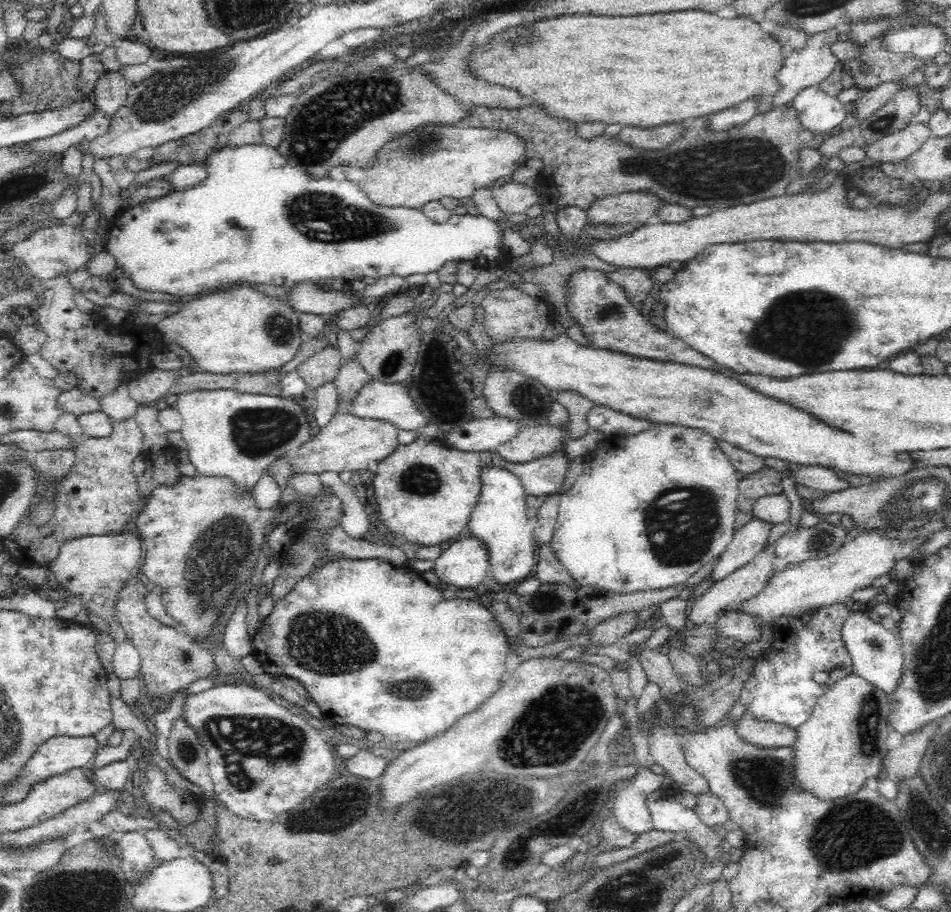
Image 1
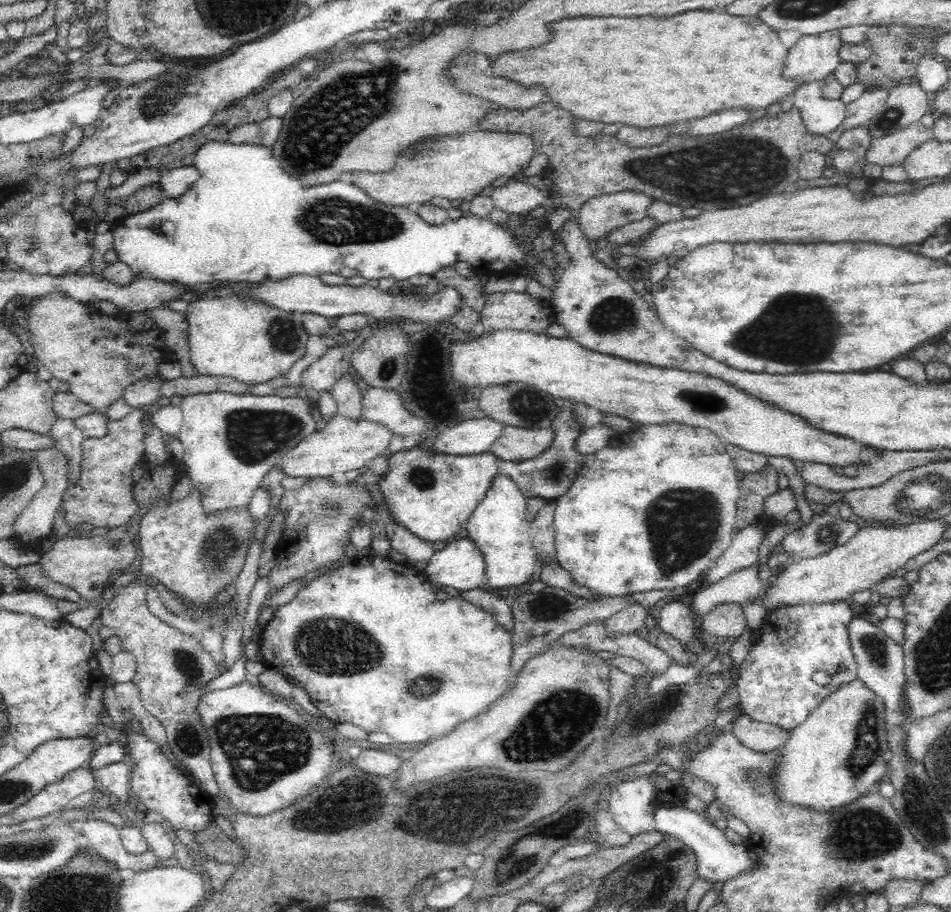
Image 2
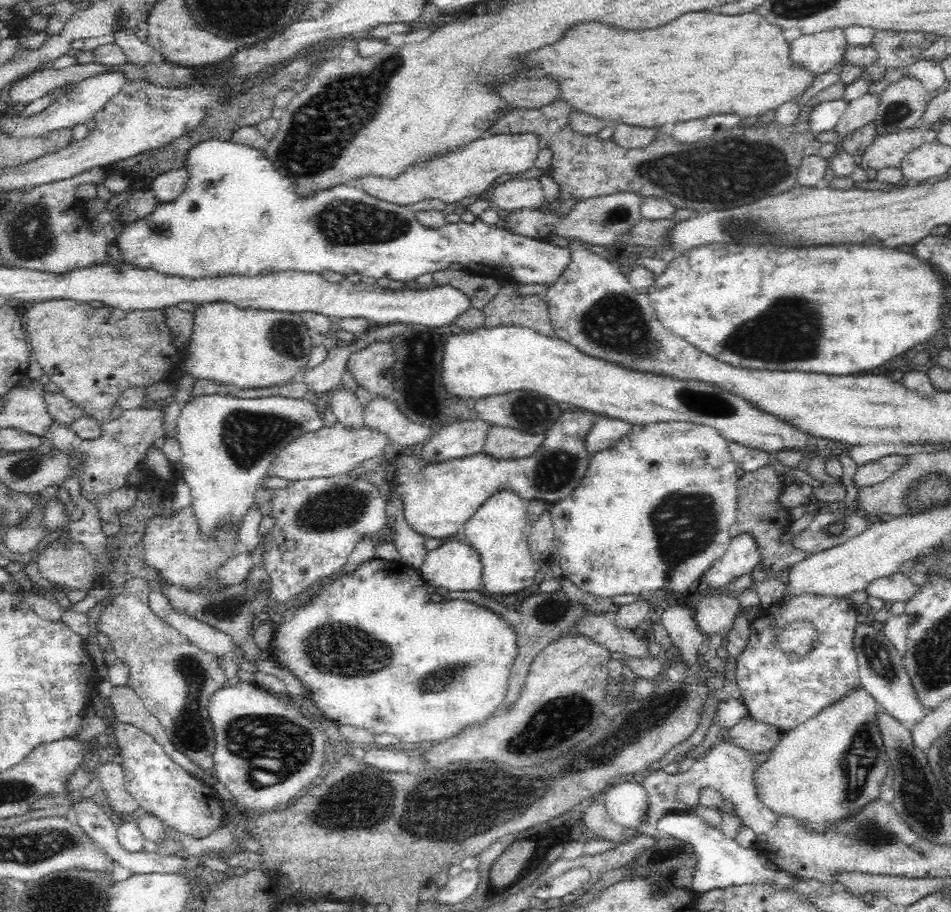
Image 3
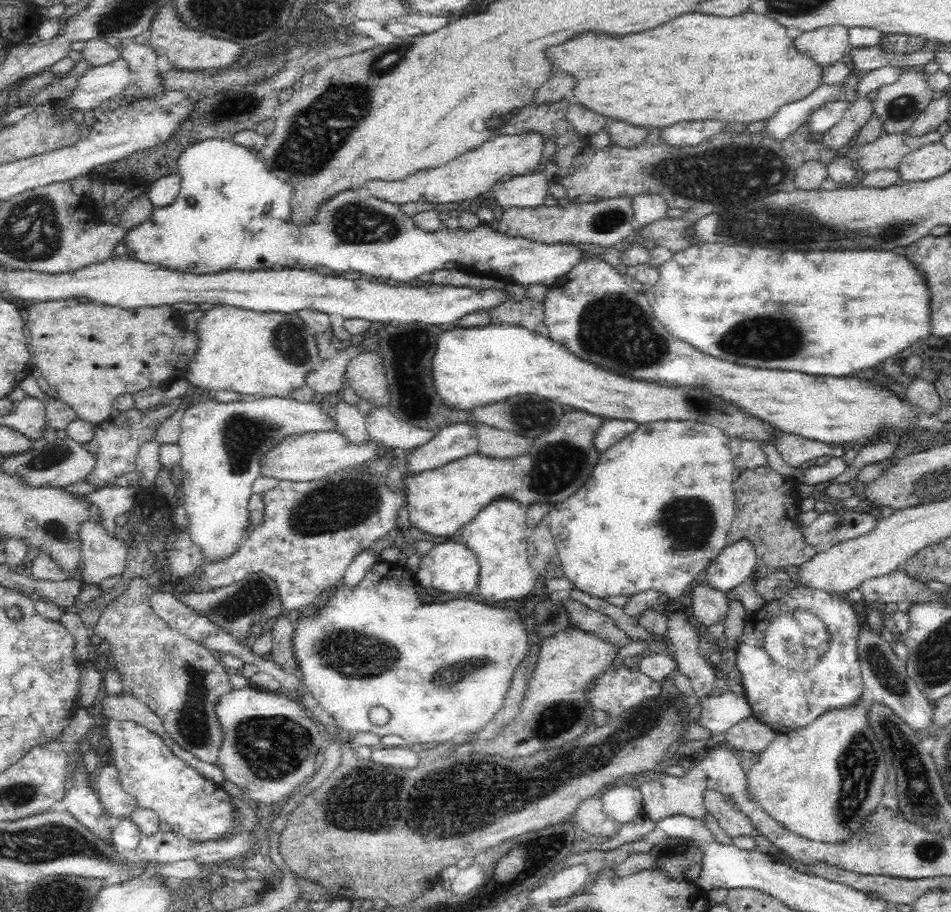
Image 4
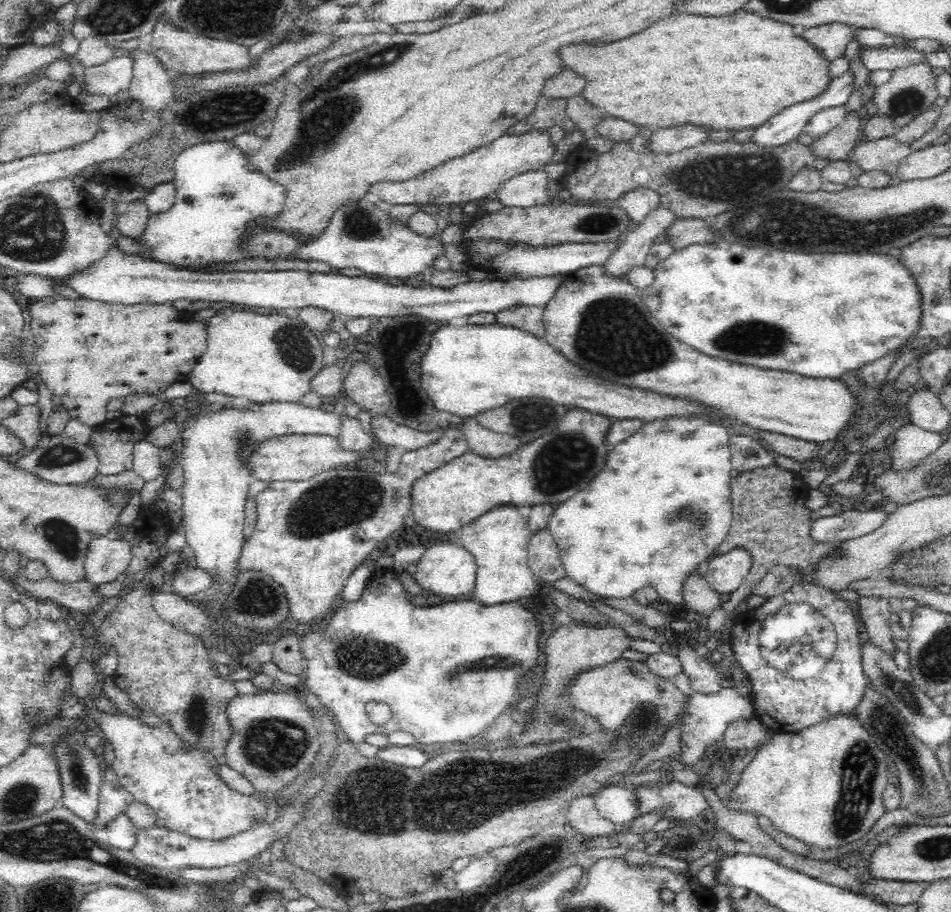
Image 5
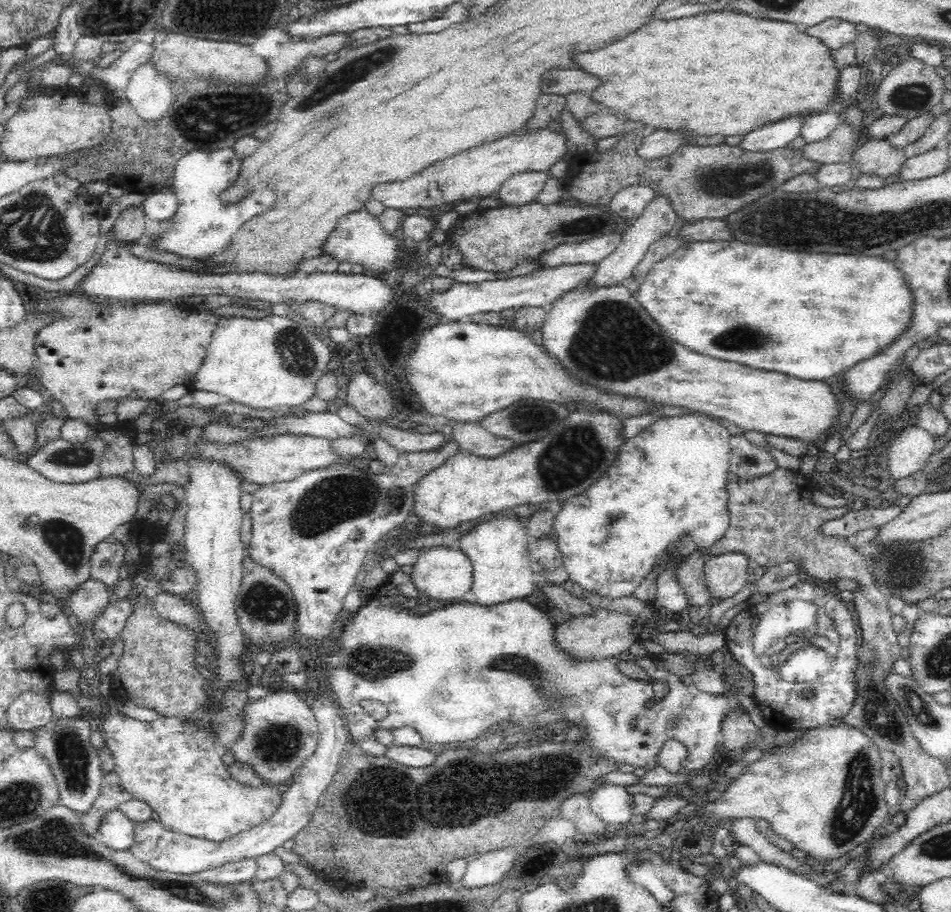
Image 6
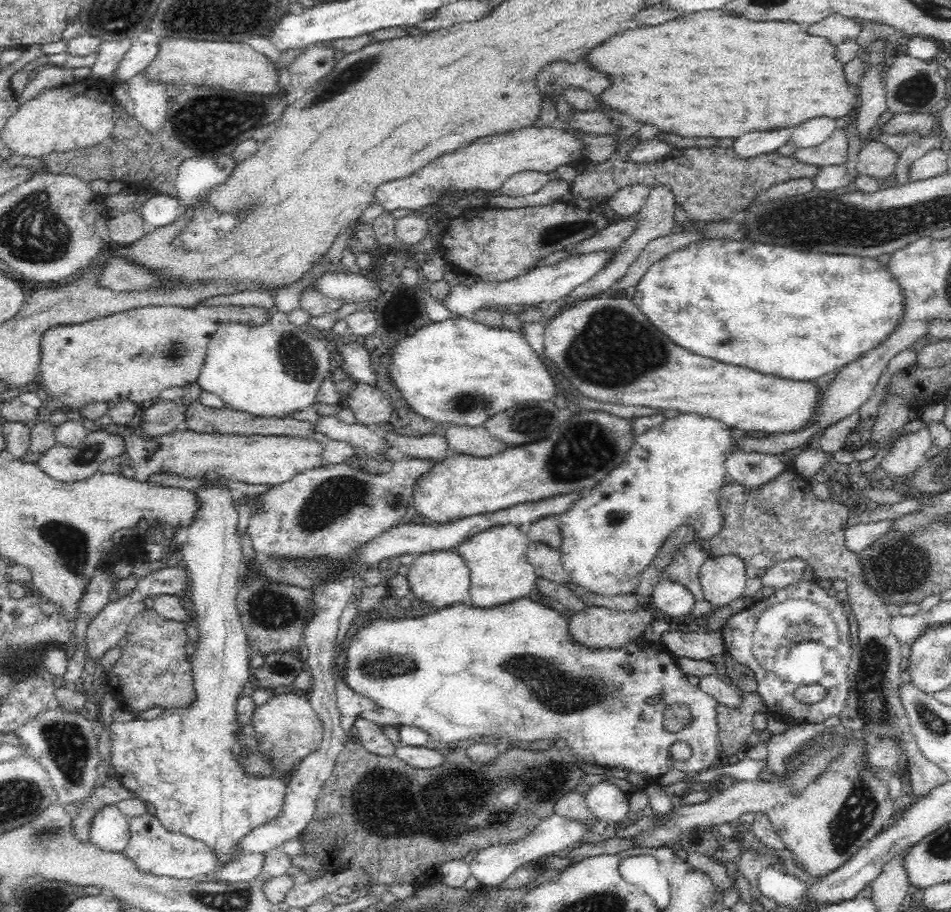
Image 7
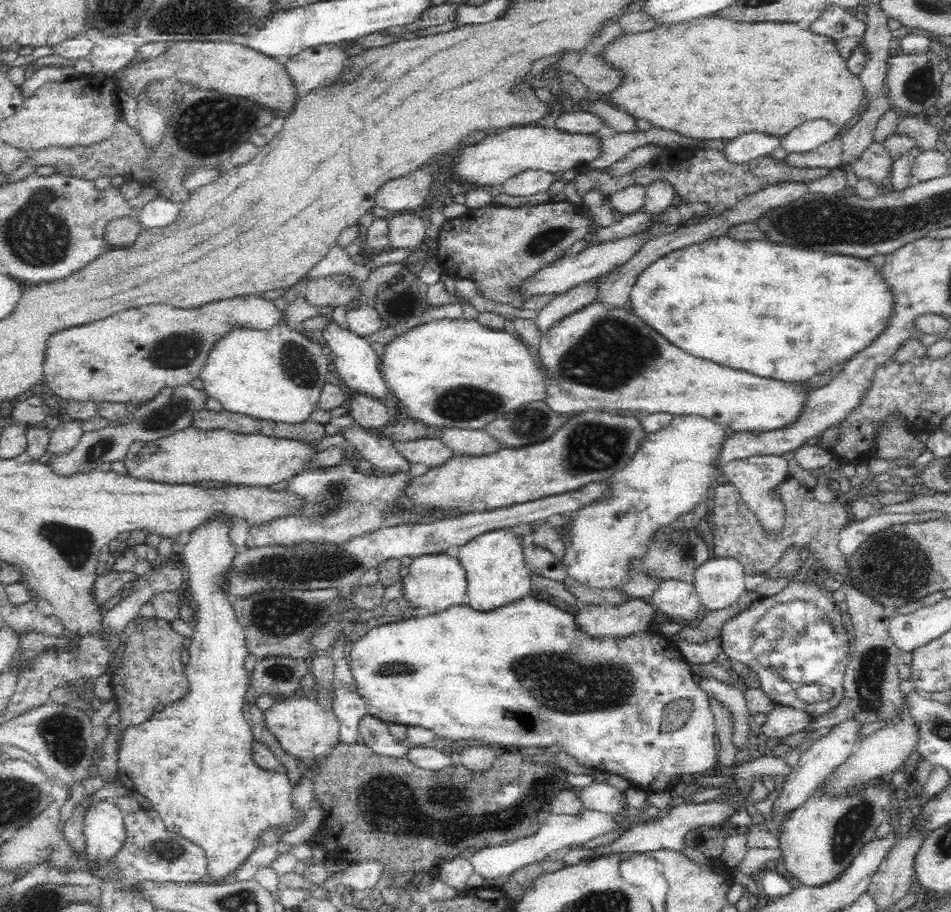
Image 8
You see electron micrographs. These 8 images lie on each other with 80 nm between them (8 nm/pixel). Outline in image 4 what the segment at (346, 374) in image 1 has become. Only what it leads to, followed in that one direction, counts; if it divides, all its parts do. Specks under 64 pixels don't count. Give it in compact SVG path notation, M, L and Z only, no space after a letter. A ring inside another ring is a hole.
M341 399L336 404L337 432L340 433L348 444L362 446L371 442L370 435L366 430L365 416L360 414L356 406L347 404Z

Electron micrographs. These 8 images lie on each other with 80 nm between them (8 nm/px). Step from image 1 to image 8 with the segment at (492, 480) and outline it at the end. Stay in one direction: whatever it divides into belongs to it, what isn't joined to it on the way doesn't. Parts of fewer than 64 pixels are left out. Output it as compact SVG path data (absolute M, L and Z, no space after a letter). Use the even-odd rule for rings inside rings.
M510 529L485 532L454 550L460 566L465 570L467 580L466 604L478 612L490 612L514 601L522 600L532 593L530 574L526 566L522 544L527 541L516 536Z

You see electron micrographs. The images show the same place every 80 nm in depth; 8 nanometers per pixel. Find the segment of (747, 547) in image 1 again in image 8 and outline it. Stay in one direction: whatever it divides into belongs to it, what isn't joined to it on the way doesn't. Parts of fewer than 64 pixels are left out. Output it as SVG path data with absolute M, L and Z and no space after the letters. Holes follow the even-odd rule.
M715 556L696 568L692 583L704 608L716 611L738 600L745 589L744 575L737 560Z

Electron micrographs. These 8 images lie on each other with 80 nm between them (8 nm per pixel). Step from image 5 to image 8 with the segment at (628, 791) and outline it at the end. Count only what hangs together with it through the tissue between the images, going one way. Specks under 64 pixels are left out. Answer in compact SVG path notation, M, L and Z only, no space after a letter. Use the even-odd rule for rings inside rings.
M594 782L590 786L582 786L577 797L582 807L604 813L620 814L626 807L623 792L607 783Z

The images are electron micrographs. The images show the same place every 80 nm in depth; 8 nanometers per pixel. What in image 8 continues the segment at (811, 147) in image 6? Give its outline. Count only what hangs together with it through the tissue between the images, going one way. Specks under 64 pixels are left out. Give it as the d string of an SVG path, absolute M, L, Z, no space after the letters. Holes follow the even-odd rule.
M840 136L834 137L830 142L819 146L808 153L789 154L781 160L786 166L793 168L830 168L840 167L841 144Z

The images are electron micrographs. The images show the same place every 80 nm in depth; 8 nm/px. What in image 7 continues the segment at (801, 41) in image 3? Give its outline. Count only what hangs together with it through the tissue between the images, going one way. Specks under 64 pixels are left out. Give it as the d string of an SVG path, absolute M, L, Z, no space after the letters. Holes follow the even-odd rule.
M832 13L822 20L811 24L807 30L812 35L827 38L832 45L838 46L843 40L856 39L860 34L861 22L842 14Z

